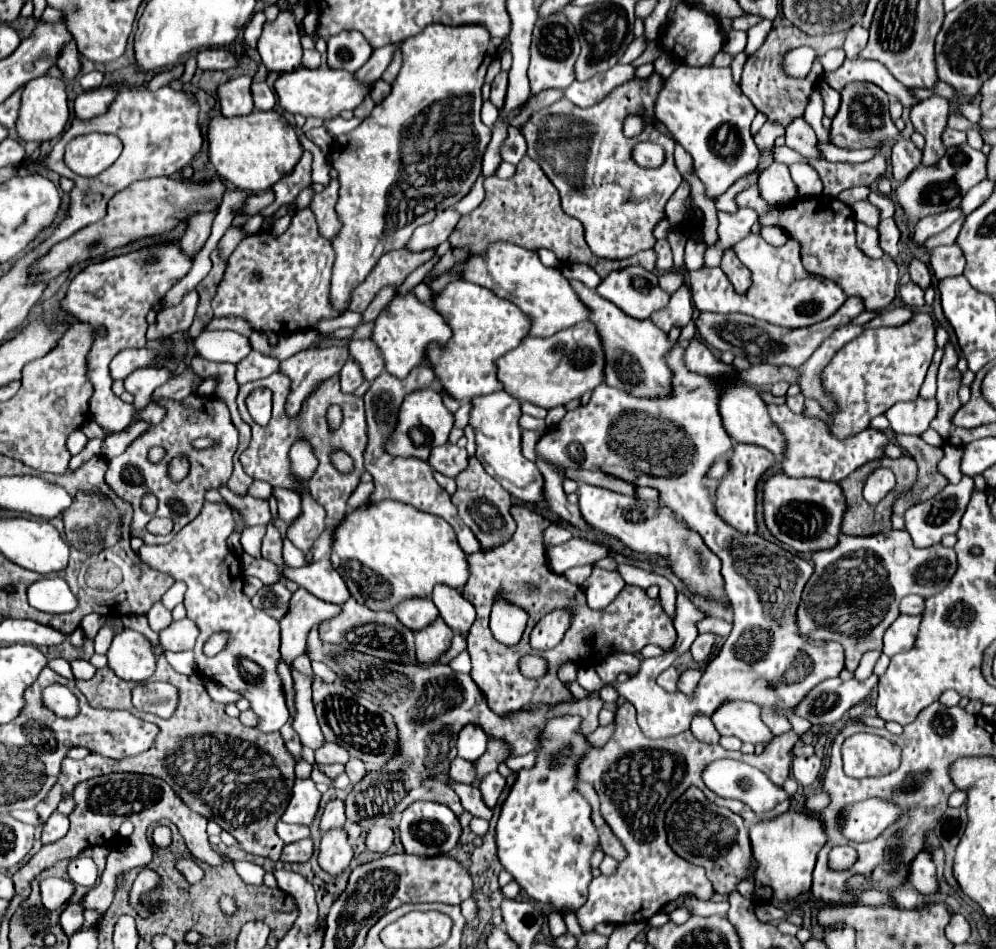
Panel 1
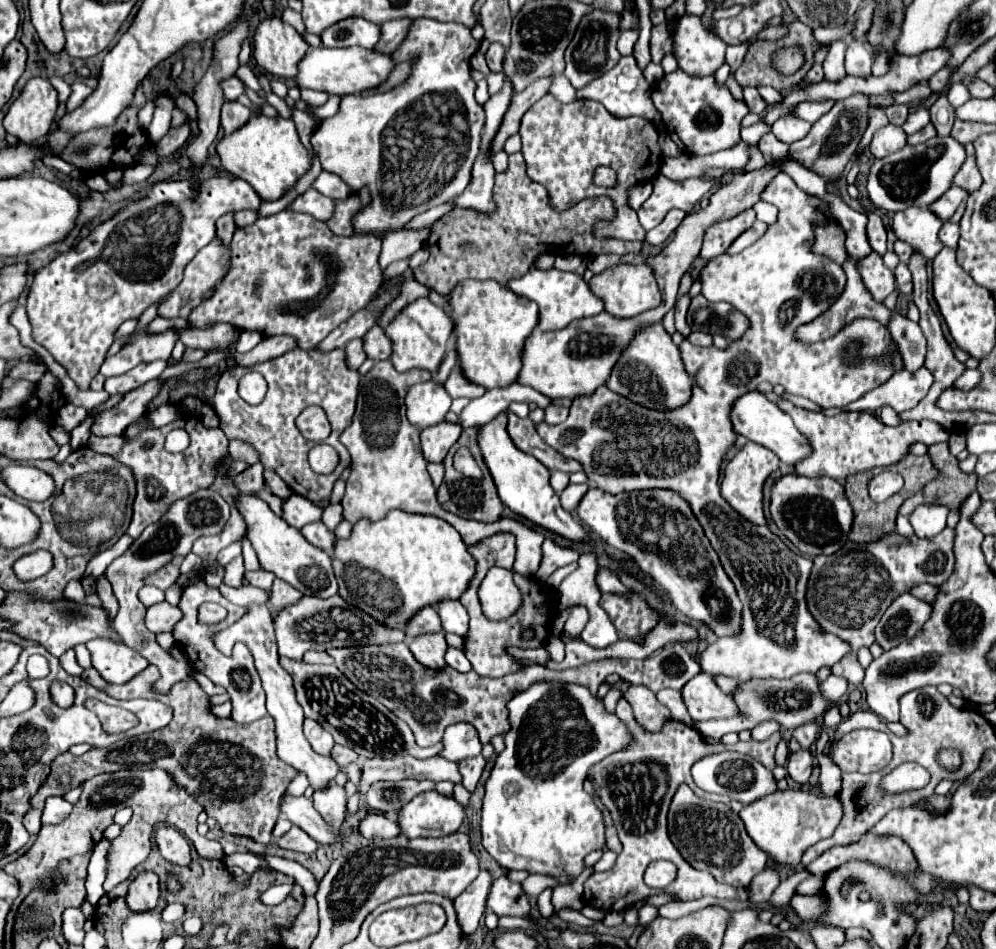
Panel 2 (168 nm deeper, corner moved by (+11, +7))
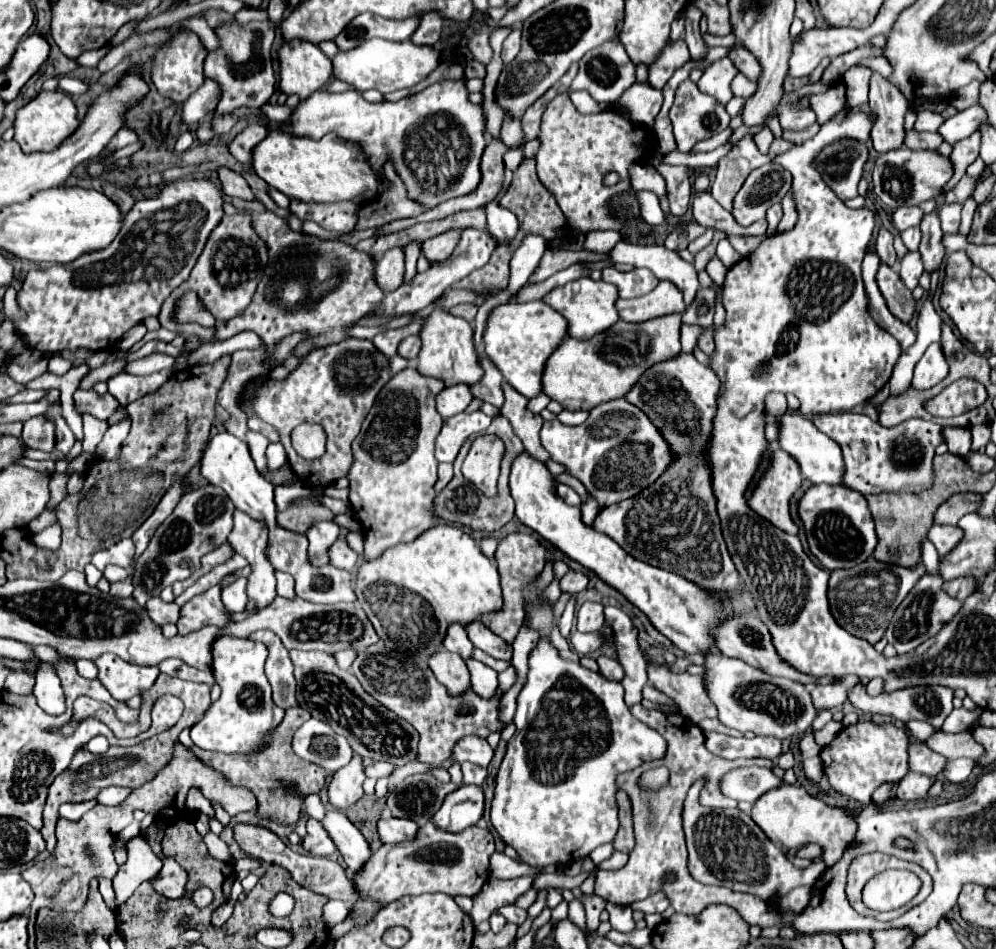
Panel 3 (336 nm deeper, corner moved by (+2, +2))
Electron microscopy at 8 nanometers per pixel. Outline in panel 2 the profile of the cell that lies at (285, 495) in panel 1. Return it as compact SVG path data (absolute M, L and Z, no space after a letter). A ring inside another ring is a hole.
M291 494L289 498L285 498L281 508L283 508L281 518L293 528L301 528L309 522L321 520L321 510L317 506L309 504L309 500L305 500L303 496L297 496L297 494Z

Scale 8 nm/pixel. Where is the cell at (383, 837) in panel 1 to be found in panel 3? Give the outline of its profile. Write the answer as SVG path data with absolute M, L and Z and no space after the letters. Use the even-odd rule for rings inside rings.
M390 817L390 819L378 821L378 833L380 833L382 843L400 843L400 841L414 839L416 831L418 831L418 825L410 819Z

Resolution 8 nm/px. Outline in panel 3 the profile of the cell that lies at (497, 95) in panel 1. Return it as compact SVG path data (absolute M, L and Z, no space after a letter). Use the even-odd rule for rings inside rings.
M512 29L504 41L504 47L502 47L504 63L508 65L518 55L518 51L520 51L520 29Z

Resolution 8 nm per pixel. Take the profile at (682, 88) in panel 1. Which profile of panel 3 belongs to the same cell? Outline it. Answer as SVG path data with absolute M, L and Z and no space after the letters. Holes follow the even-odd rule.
M690 79L684 81L678 91L676 91L676 99L674 105L670 109L670 119L674 125L674 137L676 137L676 147L678 151L690 151L698 141L708 139L720 131L724 131L730 125L730 115L726 113L724 105L718 103L714 97L704 95L698 91L696 83L692 83Z

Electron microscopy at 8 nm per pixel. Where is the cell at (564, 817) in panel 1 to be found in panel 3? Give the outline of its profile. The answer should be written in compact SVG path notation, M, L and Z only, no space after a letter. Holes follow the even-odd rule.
M536 577L524 585L522 593L524 593L524 611L526 611L528 625L540 633L540 639L528 655L528 679L526 679L526 685L522 687L522 691L518 695L518 709L516 709L516 715L514 715L516 733L508 741L508 751L504 755L504 761L502 761L498 777L496 777L496 791L494 791L494 801L492 801L492 809L490 809L490 819L492 819L494 829L502 837L502 841L516 849L520 861L524 861L528 865L540 865L540 867L568 865L572 861L588 857L598 845L610 843L614 839L614 835L618 831L618 803L616 803L618 783L616 783L616 777L624 771L630 771L630 769L650 761L650 759L662 759L666 755L668 743L660 733L656 733L654 729L650 729L646 723L638 721L630 713L630 709L624 703L624 687L618 681L610 681L610 679L602 677L600 673L594 673L594 671L582 667L578 661L570 661L570 659L560 657L560 651L550 643L550 631L554 627L554 603L548 603L548 599L544 599L544 589L540 589L536 585Z

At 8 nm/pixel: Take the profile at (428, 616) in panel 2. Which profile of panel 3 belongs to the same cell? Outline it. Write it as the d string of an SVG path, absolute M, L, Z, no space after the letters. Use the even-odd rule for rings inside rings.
M450 625L450 627L448 627L446 639L444 639L444 647L446 647L448 651L458 653L464 661L468 661L468 659L472 657L472 651L474 651L474 645L472 645L472 641L468 639L466 629L464 629L462 625Z

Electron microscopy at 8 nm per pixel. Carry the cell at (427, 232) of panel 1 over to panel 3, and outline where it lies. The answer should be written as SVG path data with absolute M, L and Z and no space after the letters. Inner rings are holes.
M402 249L386 251L376 261L374 277L378 277L378 285L382 285L382 289L386 289L386 293L398 289L398 285L402 285L402 277L404 277L404 251Z

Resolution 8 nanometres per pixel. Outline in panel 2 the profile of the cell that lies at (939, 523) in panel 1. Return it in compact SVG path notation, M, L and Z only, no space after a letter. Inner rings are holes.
M921 504L909 516L909 522L915 530L915 536L933 538L945 528L947 514L949 514L949 508L945 508L943 504Z

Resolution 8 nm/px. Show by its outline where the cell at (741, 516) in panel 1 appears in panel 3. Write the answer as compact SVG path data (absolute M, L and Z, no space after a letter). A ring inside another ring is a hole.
M776 451L774 453L774 459L772 459L772 465L770 469L762 475L756 491L752 493L752 497L748 499L748 505L758 513L762 515L766 521L770 521L774 527L790 533L790 535L796 535L798 533L798 525L792 521L790 517L790 499L794 497L794 493L800 489L802 485L802 471L798 469L798 463L794 461L794 457L790 457L790 453L786 451Z

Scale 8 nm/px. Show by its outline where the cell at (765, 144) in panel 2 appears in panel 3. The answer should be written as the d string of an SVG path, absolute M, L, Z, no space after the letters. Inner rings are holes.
M764 127L758 135L756 135L756 145L758 145L758 149L762 151L762 153L768 153L768 147L770 147L770 143L772 143L772 131L768 129L768 127Z

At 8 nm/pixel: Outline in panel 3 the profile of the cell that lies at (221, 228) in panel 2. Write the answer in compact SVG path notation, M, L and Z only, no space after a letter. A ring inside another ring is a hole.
M218 167L216 173L218 173L218 181L222 185L222 191L226 195L236 195L236 197L242 197L242 199L248 199L248 201L254 199L248 183L244 181L244 177L240 173L236 173L228 167Z

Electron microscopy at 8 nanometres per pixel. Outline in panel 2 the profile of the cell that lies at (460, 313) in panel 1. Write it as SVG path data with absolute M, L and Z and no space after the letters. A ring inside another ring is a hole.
M463 280L449 292L449 306L453 310L451 320L455 324L457 362L463 376L485 390L513 384L521 370L519 356L523 342L539 320L537 304L513 294L509 288L501 288L495 280Z

